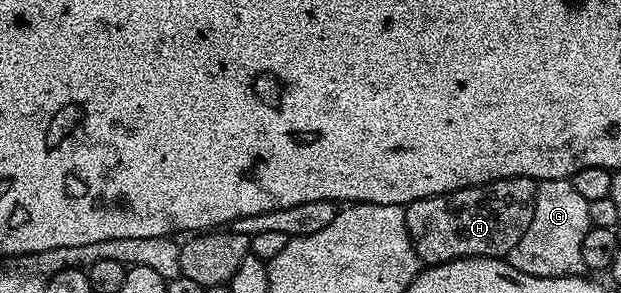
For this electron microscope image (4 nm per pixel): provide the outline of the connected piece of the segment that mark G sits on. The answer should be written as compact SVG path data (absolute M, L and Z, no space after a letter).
M572 180L543 181L537 186L535 215L523 239L507 254L507 260L519 271L536 277L580 277L586 272L583 263L583 239L591 228L590 202L575 191Z

